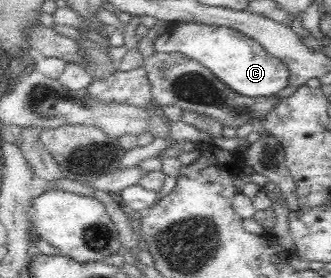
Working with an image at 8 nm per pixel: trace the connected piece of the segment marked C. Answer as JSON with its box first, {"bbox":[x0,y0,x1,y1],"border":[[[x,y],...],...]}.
{"bbox":[154,21,290,97],"border":[[[195,21],[175,23],[154,43],[155,51],[196,59],[210,69],[222,83],[246,97],[276,95],[290,85],[288,66],[268,53],[257,41],[227,25],[206,25]]]}

